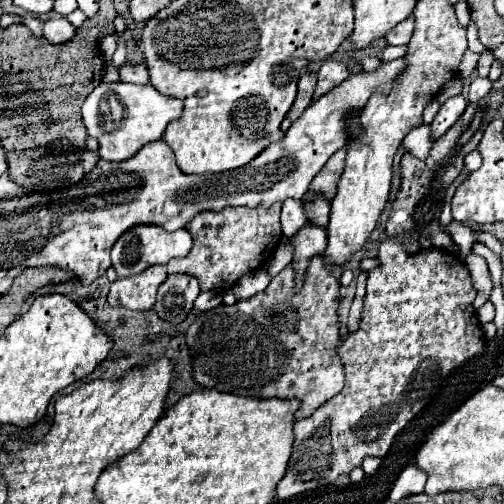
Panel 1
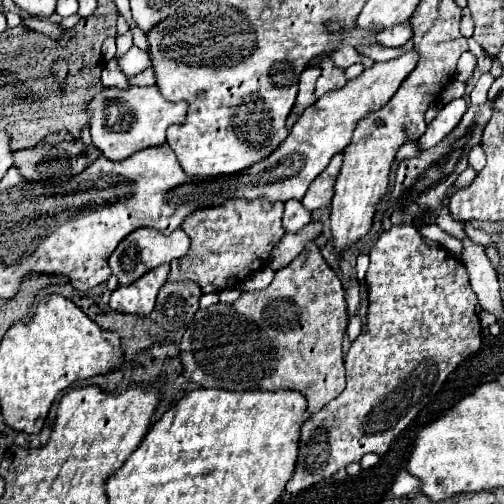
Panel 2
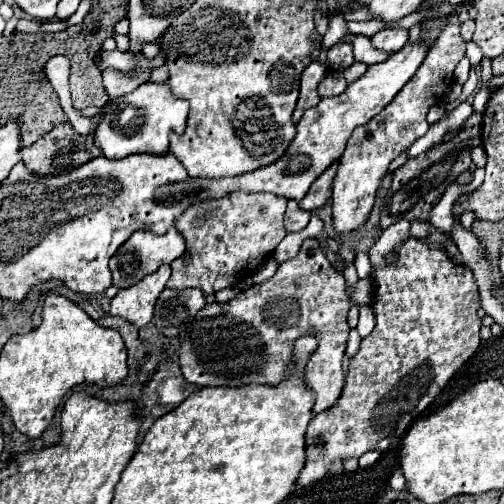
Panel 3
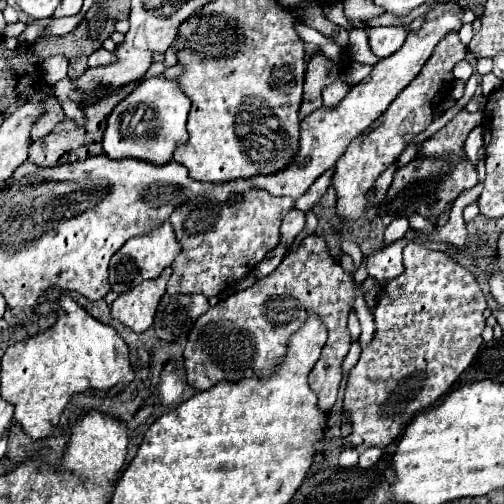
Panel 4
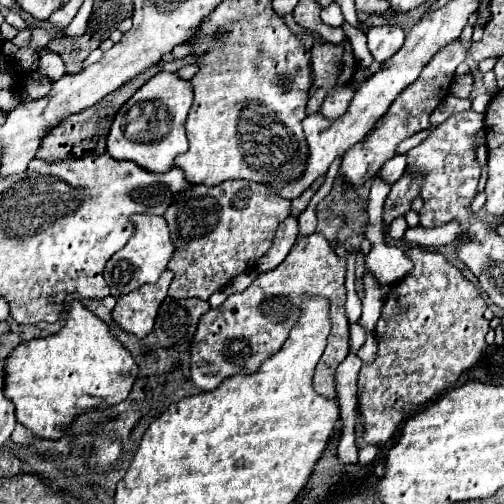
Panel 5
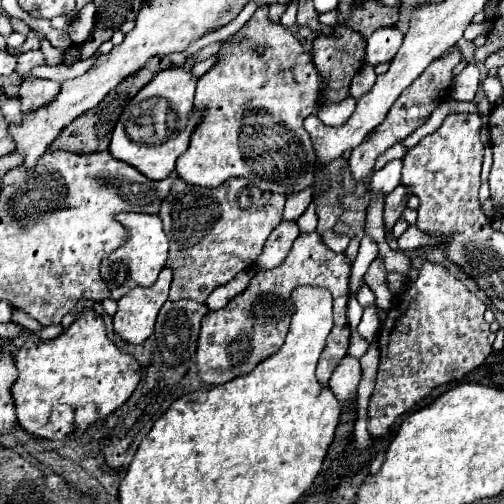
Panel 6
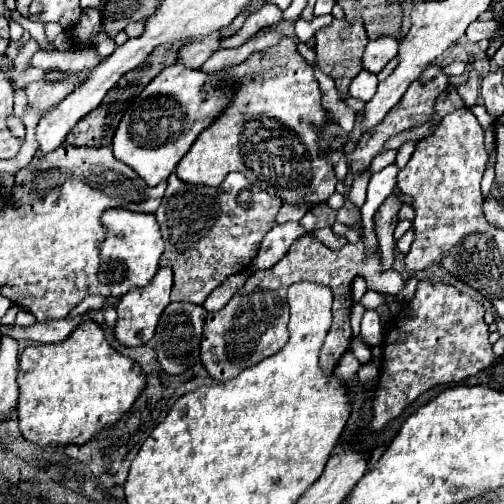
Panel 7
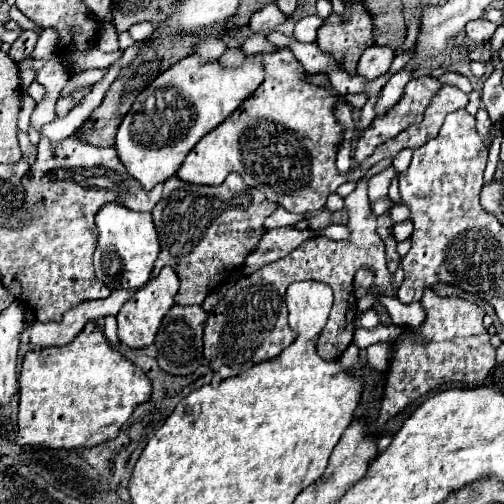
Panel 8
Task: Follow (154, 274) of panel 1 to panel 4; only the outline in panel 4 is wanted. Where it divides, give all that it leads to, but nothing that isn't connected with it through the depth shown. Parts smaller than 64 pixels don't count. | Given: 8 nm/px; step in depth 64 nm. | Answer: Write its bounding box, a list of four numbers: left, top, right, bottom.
[112,268,172,332]

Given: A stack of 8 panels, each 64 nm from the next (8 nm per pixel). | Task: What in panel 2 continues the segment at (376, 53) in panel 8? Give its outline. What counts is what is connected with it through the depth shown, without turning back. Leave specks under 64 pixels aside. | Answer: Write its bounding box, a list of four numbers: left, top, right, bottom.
[376,22,412,48]

